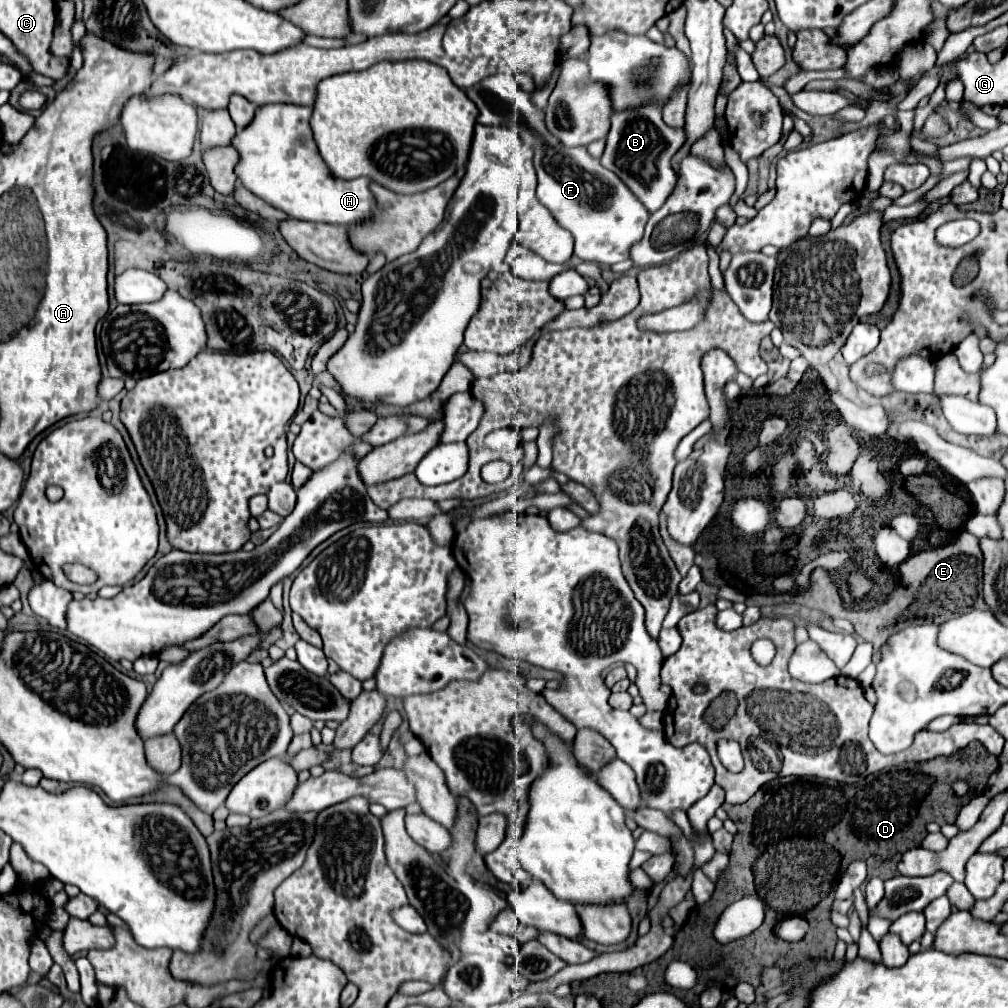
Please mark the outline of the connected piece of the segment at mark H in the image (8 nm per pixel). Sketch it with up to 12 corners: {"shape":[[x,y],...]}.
{"shape":[[266,105],[232,143],[240,183],[292,219],[376,215],[370,179],[328,173],[312,107]]}

